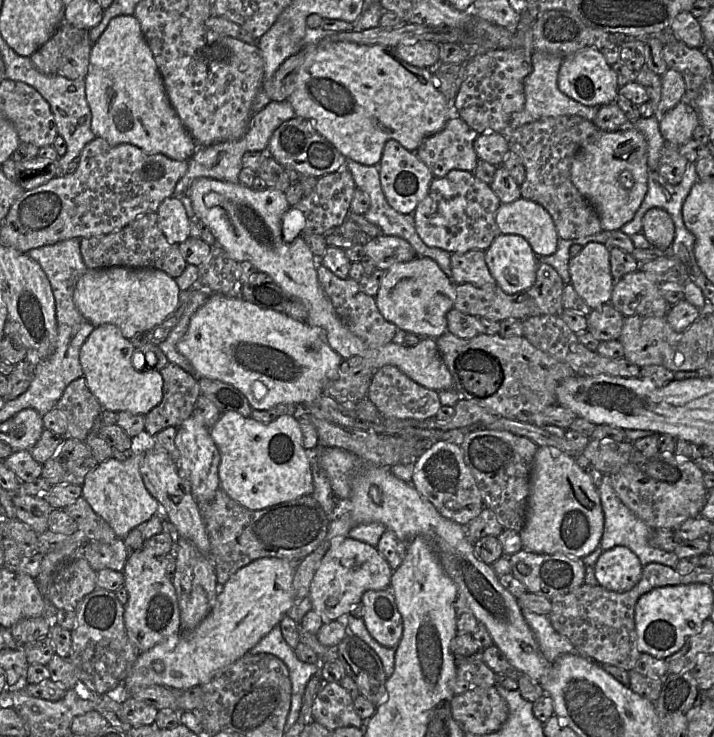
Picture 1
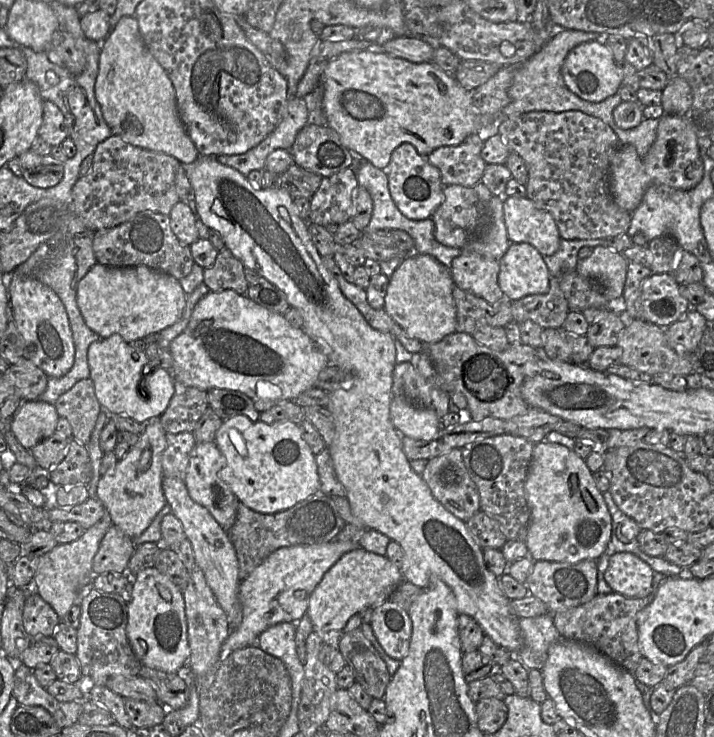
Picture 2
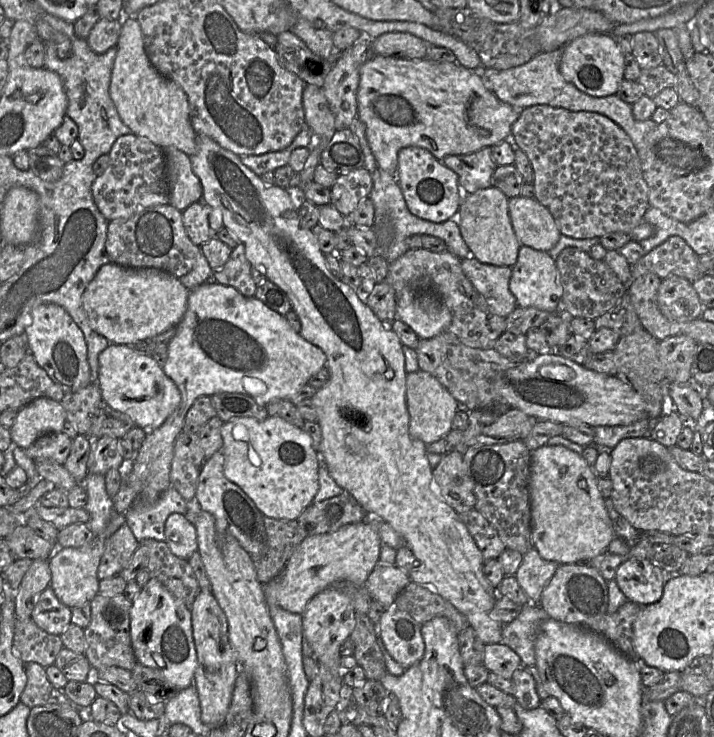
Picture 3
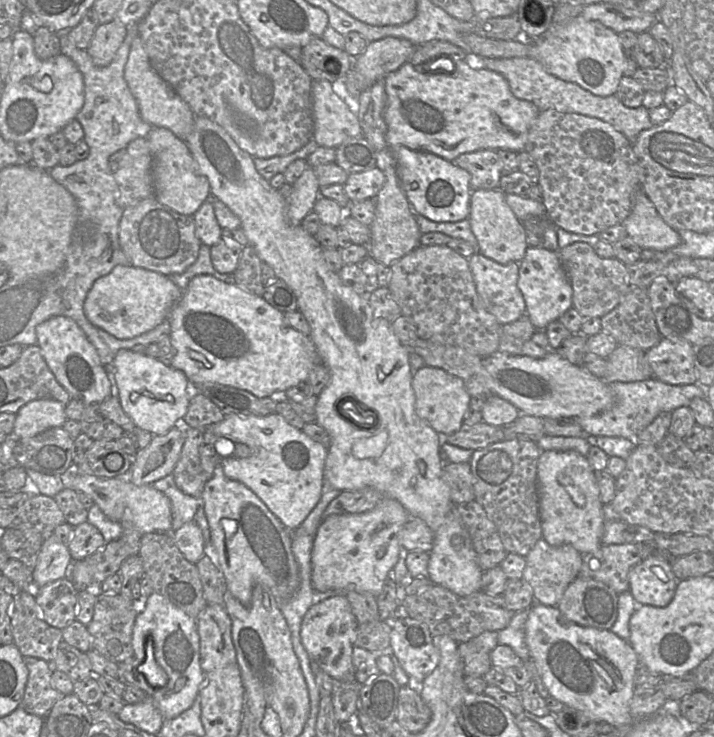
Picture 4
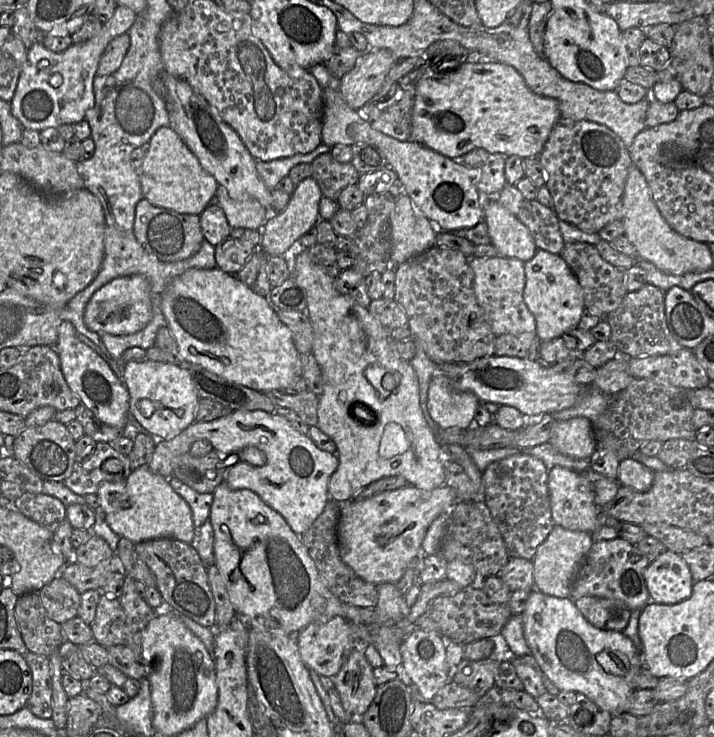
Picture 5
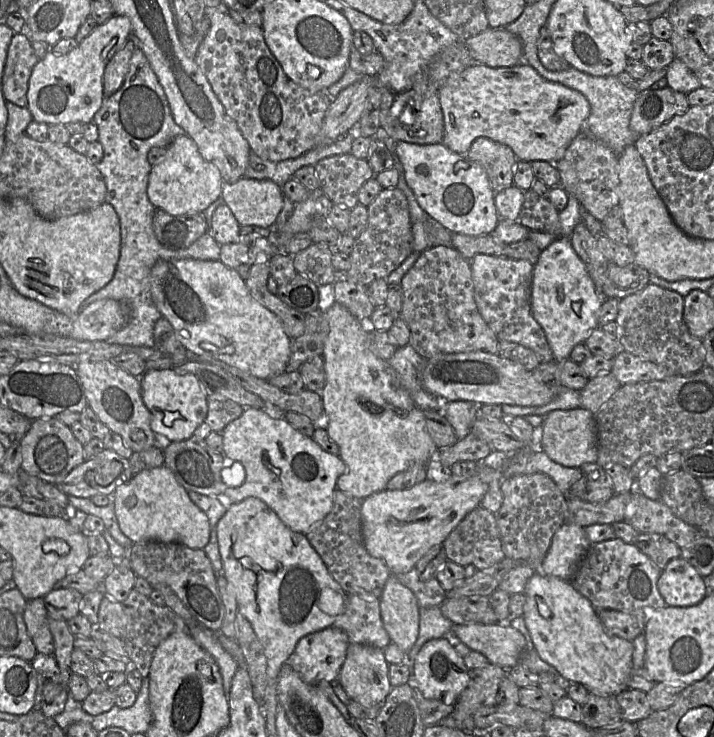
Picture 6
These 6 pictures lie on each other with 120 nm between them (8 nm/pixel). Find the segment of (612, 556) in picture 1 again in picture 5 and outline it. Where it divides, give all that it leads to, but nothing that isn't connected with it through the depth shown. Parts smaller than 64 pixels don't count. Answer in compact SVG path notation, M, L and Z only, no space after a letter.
M670 550L660 554L644 571L650 600L657 604L677 604L687 600L694 580L680 554Z

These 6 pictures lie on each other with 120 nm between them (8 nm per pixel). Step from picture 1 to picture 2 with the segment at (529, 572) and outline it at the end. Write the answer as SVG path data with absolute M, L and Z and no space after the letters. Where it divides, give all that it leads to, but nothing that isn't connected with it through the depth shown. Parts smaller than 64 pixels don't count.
M584 560L578 563L534 561L532 570L525 585L529 594L543 601L548 614L565 611L589 602L598 594L597 563L595 560Z

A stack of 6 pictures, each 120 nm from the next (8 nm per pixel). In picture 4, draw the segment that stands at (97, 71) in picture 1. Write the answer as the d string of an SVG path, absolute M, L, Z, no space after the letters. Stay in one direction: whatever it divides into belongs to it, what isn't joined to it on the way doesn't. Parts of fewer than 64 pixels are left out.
M136 36L131 43L128 60L124 68L124 78L137 101L141 118L153 127L171 130L177 137L186 141L193 130L195 114L152 67L140 36Z

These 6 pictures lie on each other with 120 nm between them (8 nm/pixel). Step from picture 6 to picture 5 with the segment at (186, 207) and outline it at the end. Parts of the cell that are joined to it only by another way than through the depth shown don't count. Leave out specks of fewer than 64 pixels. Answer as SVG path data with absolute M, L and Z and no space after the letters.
M171 126L159 128L151 137L139 175L144 198L154 206L181 214L200 215L210 205L219 186Z

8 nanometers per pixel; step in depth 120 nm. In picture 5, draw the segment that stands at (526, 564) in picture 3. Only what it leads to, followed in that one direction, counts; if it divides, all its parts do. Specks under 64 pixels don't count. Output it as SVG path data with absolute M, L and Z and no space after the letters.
M554 526L531 560L535 589L557 598L570 597L573 581L593 543L592 535L588 532Z

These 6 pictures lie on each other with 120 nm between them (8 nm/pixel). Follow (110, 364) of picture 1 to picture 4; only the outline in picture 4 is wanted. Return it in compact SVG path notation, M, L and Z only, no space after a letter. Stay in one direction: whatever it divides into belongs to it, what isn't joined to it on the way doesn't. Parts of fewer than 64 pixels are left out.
M120 349L114 355L112 364L115 368L119 402L136 427L153 436L165 435L184 417L192 397L192 384L181 370L130 349Z

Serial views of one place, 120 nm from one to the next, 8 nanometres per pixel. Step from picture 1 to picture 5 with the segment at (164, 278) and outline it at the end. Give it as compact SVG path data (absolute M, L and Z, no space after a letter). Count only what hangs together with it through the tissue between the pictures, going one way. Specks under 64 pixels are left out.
M143 275L118 277L99 288L84 310L86 327L96 333L129 335L142 330L152 318L151 286Z

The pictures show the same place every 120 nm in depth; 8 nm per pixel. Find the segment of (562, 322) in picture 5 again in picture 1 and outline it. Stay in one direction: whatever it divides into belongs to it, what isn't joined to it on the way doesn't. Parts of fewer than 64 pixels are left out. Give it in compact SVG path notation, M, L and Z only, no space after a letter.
M499 234L485 250L485 261L497 286L512 295L527 291L536 279L537 256L525 238Z

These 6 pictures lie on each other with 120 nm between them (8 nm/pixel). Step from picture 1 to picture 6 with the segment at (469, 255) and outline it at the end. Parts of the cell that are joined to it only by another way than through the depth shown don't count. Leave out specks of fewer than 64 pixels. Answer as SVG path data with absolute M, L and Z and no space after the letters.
M477 254L470 260L476 305L498 339L516 342L532 349L539 356L541 363L554 361L554 353L545 332L532 314L534 266L528 260L487 254Z

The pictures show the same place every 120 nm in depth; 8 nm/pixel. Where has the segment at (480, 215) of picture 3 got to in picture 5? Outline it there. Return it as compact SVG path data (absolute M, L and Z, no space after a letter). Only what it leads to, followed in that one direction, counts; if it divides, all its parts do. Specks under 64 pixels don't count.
M497 200L483 207L491 244L498 251L497 257L530 260L538 250L528 228Z

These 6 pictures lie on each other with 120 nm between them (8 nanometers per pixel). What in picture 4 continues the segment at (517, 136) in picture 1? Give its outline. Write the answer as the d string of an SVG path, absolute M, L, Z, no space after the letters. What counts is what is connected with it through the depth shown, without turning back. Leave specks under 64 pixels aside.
M543 110L528 130L525 151L539 170L547 216L558 227L595 235L630 214L633 192L640 187L639 165L633 146L612 125L582 114Z

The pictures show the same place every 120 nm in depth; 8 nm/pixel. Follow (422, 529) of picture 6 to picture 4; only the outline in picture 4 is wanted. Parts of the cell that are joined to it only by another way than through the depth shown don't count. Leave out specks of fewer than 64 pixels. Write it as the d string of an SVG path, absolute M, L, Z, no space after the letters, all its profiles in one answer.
M383 497L371 511L362 514L331 515L323 519L311 552L311 582L318 594L328 591L368 592L377 597L397 564L402 551L399 533L412 517L403 505Z

